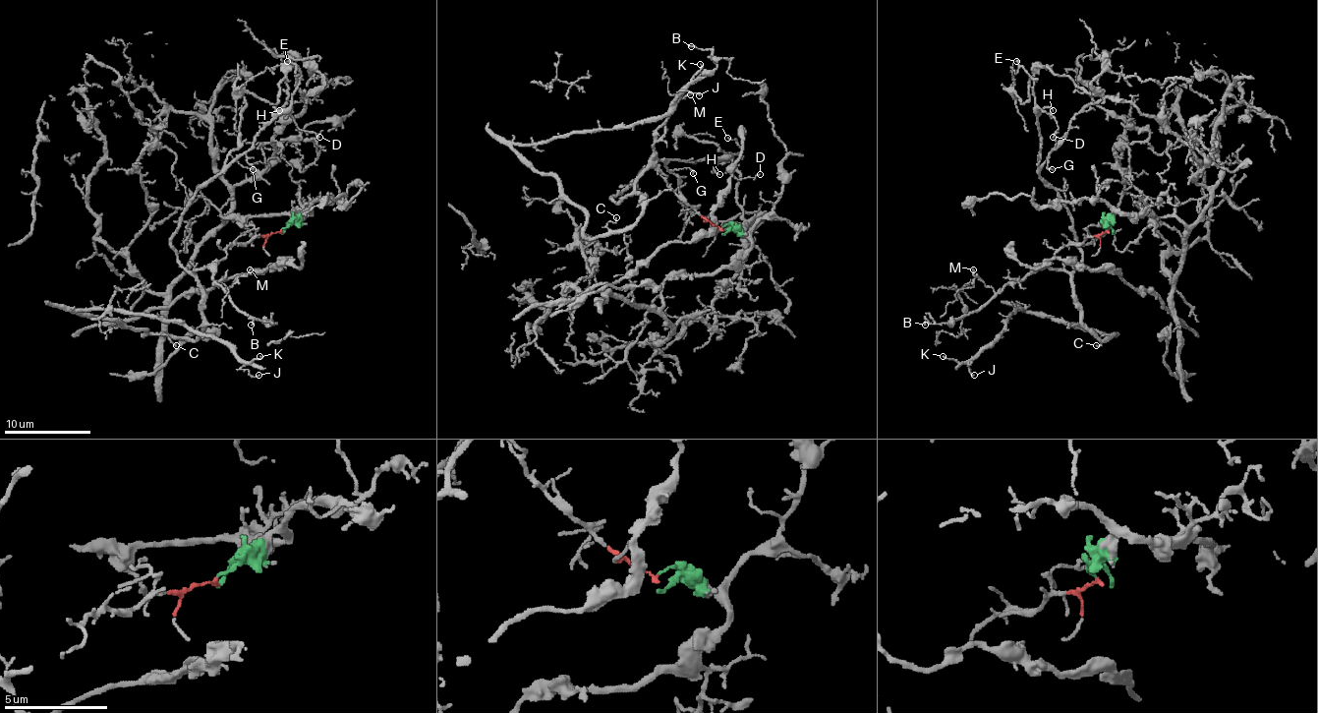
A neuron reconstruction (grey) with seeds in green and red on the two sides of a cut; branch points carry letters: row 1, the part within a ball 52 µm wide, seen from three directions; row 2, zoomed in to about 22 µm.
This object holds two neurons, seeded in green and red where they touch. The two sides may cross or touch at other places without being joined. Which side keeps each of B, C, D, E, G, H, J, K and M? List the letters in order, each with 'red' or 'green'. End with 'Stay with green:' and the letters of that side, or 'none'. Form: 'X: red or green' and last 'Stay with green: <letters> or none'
B: red
C: red
D: red
E: red
G: red
H: red
J: red
K: red
M: red
Stay with green: none

